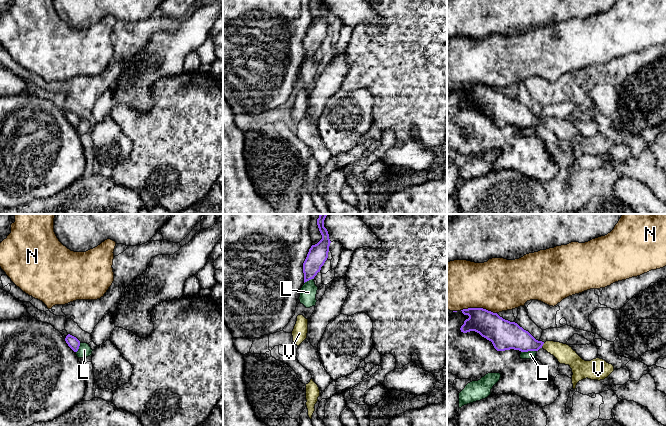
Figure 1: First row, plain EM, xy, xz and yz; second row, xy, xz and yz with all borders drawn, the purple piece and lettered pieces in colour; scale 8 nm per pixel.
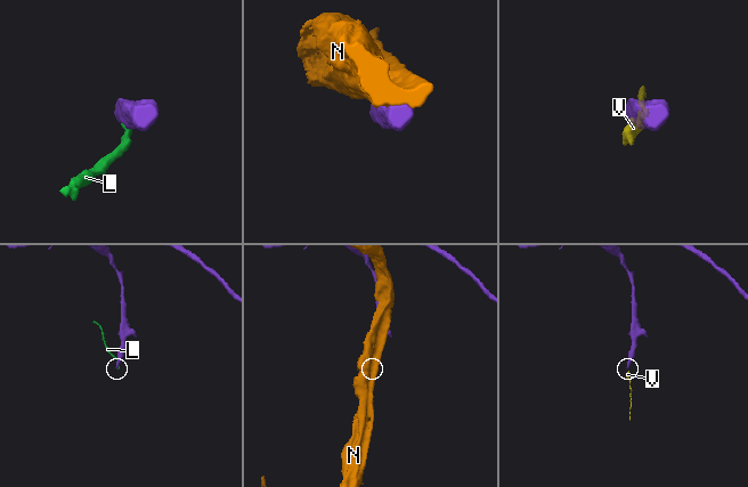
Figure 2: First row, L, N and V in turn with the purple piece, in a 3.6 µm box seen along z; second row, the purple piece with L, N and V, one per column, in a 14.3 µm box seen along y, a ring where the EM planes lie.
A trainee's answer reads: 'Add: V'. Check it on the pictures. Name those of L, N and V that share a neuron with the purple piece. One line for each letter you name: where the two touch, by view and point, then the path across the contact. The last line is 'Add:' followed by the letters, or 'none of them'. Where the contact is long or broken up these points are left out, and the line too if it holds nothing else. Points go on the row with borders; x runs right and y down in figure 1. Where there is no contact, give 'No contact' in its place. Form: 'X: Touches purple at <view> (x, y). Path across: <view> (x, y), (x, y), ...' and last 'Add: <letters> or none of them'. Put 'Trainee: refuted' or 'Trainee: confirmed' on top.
Trainee: confirmed
V: Touches purple at yz (542, 345). Path across: yz (513, 336), (524, 342), (542, 345), (550, 346), (563, 353)
Add: V

